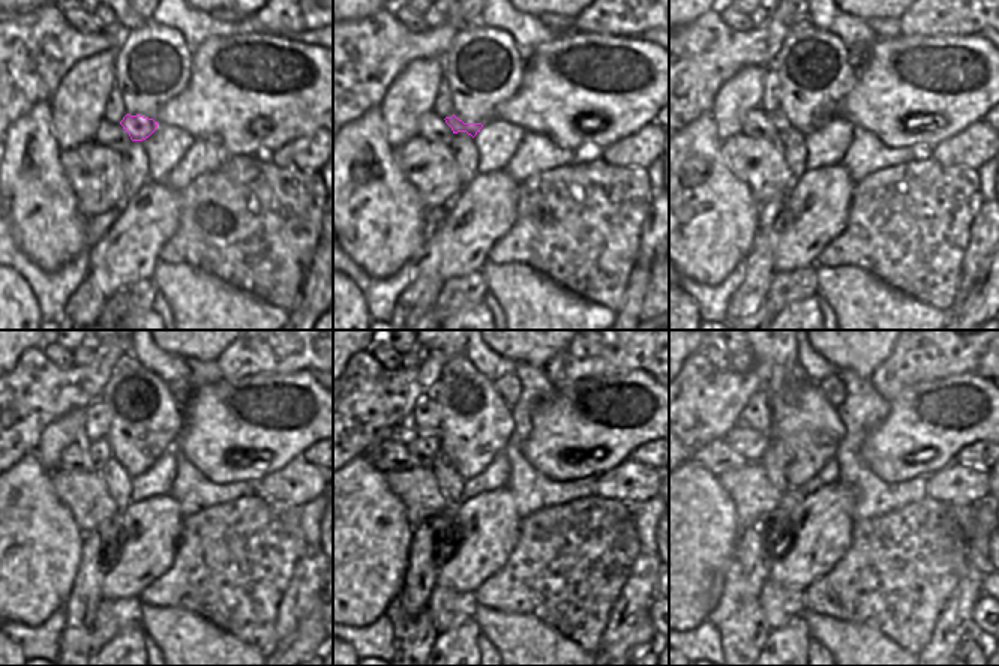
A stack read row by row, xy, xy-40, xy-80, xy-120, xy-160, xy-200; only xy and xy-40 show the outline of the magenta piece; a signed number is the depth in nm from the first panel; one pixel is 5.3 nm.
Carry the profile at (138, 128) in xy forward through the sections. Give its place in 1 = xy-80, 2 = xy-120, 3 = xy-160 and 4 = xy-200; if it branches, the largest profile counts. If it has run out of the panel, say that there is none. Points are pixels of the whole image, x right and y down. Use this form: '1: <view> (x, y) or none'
1: xy-80 (777, 117)
2: xy-120 (99, 450)
3: xy-160 (425, 447)
4: xy-200 (749, 443)

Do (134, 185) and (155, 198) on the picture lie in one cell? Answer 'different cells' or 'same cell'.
different cells

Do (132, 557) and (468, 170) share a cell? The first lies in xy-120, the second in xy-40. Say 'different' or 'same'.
different

